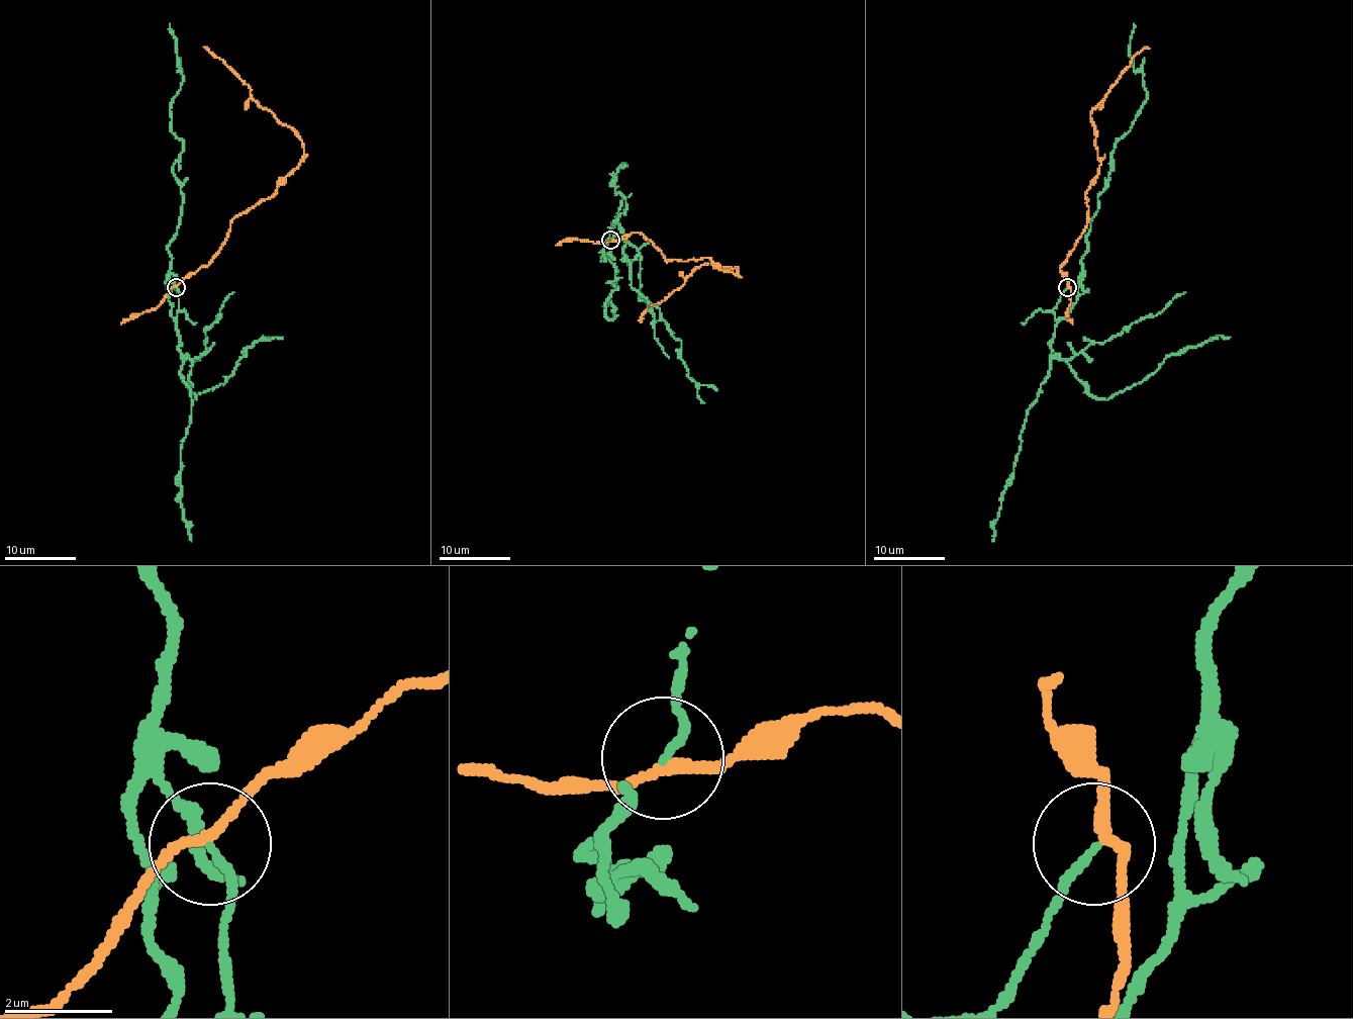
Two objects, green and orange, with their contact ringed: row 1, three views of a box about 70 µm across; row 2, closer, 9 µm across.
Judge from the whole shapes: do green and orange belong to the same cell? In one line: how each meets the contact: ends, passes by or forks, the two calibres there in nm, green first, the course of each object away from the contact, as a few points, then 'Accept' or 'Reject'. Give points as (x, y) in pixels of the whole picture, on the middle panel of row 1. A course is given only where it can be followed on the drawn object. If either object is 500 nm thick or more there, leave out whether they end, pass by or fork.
At the ring green ends. At the ring orange passes by. Thickness 130 nm (green) against 170 nm. Course of green: (611, 240), (611, 225), (600, 251), (616, 286), (604, 313), (616, 314), (604, 306). Course of orange: (611, 240), (640, 233), (665, 259), (707, 258), (722, 270), (739, 270), (706, 263), (651, 306), (640, 321). Reject

